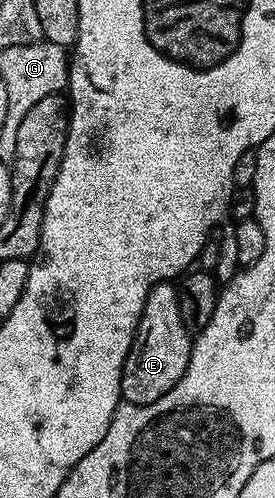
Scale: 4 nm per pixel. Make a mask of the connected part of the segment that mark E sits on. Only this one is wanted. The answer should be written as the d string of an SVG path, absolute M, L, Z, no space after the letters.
M173 281L156 284L144 300L138 331L122 369L121 401L131 406L147 406L167 394L184 376L190 363L191 331L180 316L178 286Z

